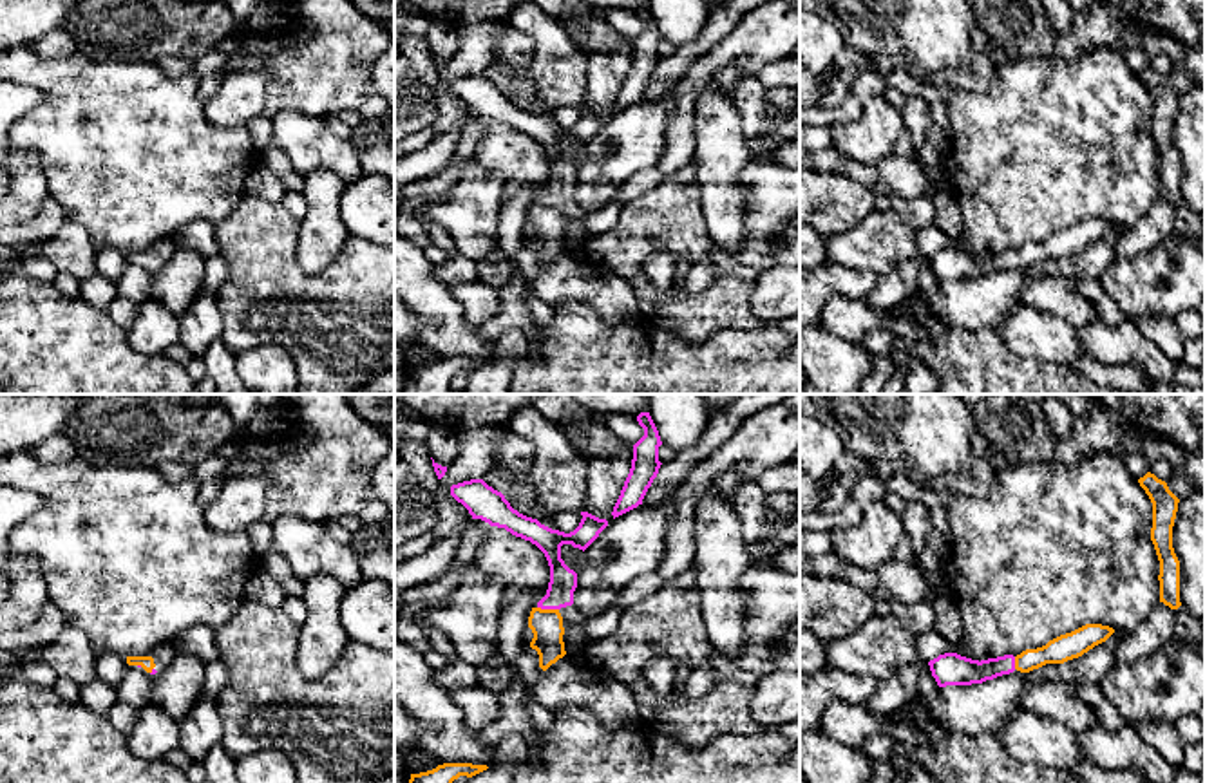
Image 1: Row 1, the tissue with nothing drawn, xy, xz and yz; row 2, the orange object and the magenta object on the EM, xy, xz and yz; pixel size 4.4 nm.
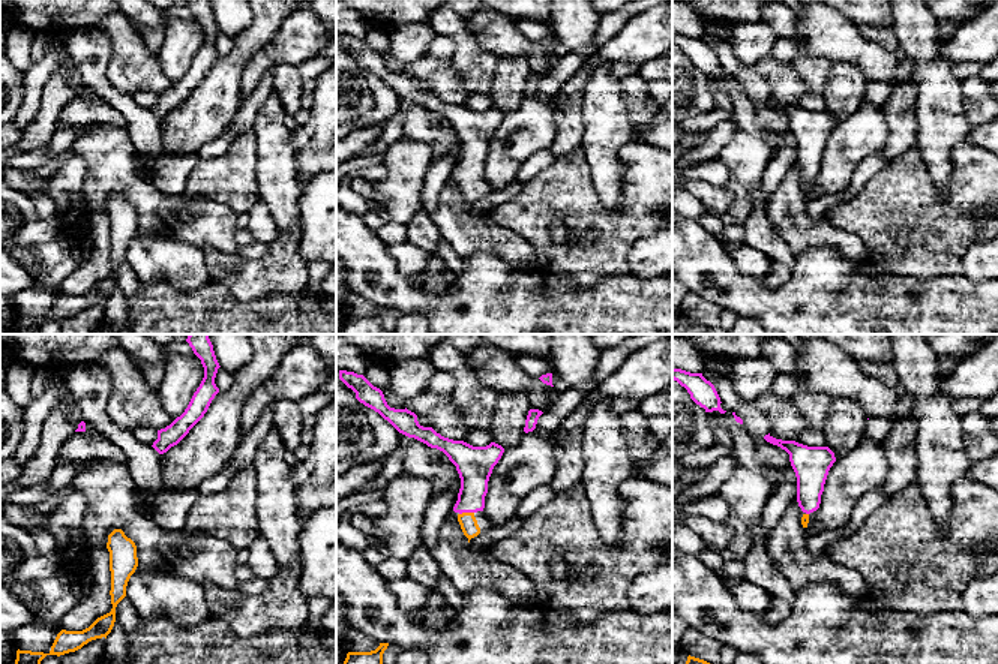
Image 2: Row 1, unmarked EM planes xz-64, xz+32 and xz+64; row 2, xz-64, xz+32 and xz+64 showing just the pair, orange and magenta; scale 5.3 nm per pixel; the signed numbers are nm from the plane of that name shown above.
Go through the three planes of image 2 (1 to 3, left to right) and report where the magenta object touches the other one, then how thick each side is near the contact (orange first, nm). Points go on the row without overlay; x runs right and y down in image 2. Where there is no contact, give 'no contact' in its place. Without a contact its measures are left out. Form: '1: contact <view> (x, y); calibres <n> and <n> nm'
1: no contact
2: contact xz+32 (465, 177); calibres 90 and 190 nm
3: no contact

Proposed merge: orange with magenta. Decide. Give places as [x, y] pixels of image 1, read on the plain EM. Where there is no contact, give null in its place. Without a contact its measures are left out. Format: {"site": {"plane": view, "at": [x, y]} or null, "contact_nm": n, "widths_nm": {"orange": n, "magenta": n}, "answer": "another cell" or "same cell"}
{"site": {"plane": "xz", "at": [549, 205]}, "contact_nm": 100, "widths_nm": {"orange": 140, "magenta": 130}, "answer": "same cell"}

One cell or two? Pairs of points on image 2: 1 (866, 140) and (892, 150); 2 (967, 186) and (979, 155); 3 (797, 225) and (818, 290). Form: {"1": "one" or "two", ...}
{"1": "two", "2": "one", "3": "two"}

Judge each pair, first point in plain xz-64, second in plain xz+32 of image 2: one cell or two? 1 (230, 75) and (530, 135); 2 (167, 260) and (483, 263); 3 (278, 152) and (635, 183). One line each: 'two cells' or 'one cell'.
1: one cell
2: two cells
3: two cells

